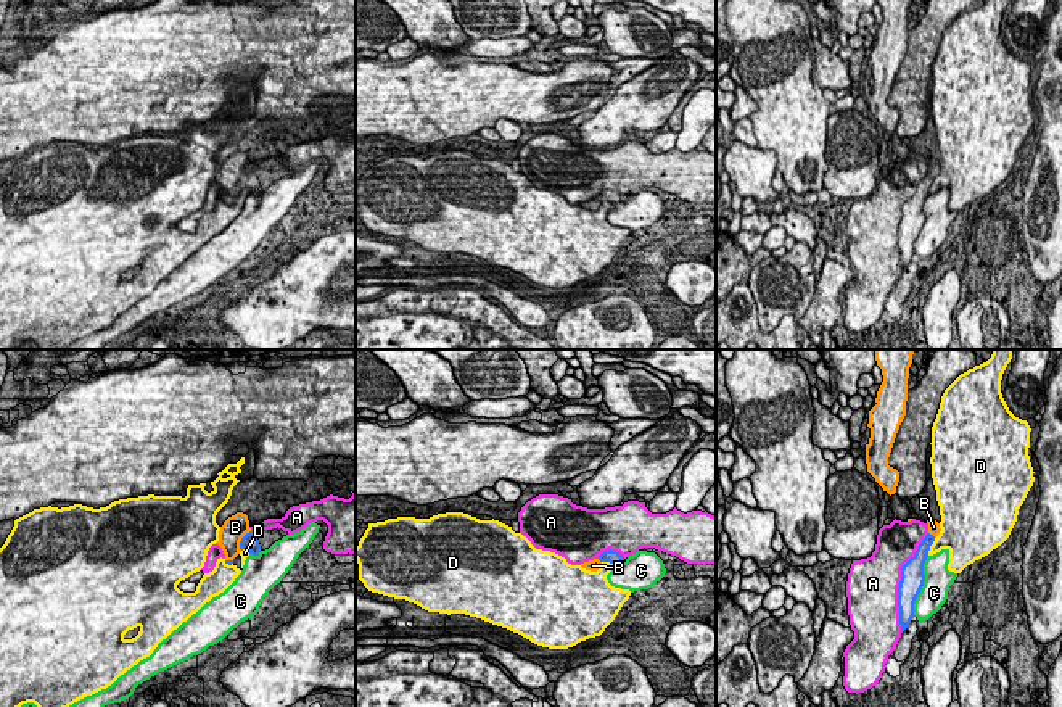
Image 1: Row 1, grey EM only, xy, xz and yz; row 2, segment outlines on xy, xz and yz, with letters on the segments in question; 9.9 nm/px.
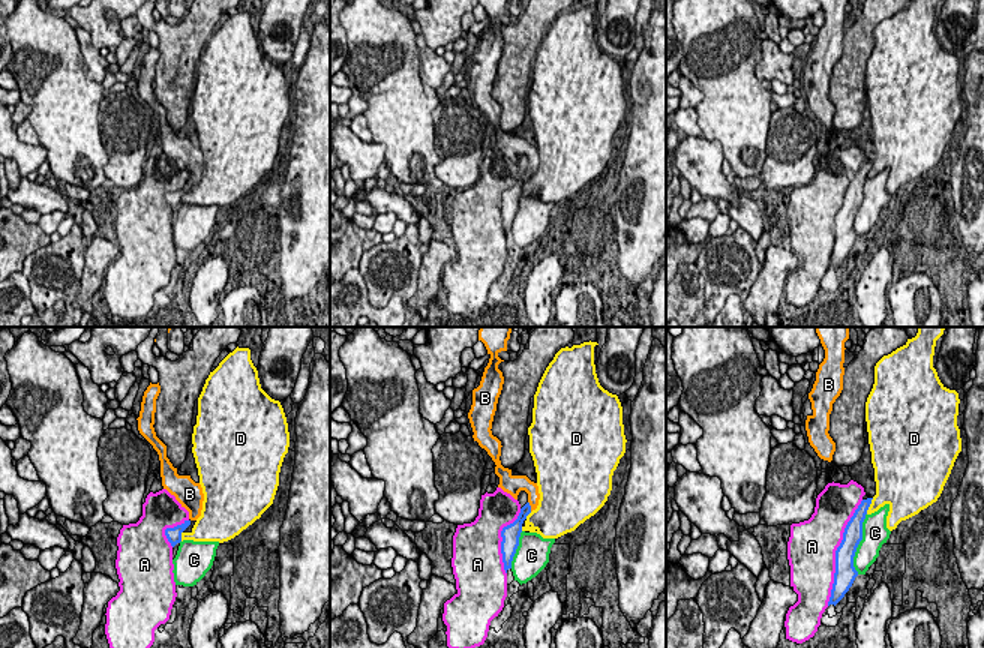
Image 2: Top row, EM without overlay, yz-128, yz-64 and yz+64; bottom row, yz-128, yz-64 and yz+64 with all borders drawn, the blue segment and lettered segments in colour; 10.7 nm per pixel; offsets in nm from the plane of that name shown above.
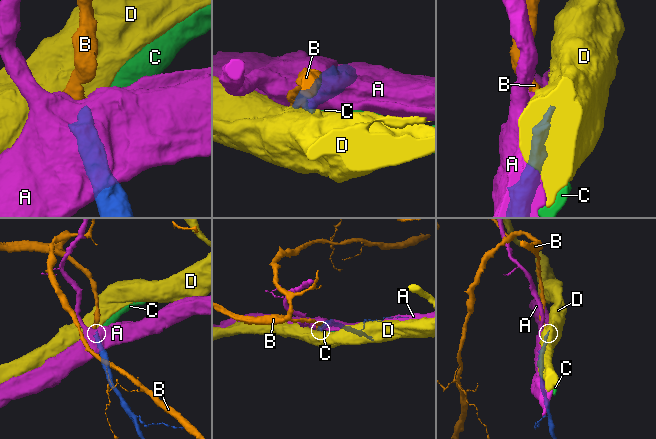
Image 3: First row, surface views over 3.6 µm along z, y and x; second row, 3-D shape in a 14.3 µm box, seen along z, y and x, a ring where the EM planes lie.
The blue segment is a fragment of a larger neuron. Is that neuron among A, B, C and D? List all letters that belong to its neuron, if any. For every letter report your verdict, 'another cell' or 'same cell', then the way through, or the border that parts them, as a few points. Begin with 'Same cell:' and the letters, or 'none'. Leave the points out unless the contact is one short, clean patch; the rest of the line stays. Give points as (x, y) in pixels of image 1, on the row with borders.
Same cell: B
A: another cell
B: same cell | across xy (250, 541), (242, 540), (235, 533), (235, 527)
C: another cell
D: another cell

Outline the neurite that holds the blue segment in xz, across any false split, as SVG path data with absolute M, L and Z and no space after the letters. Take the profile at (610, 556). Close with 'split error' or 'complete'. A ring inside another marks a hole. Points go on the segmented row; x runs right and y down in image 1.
M603 551L597 559L581 564L582 568L597 572L603 562L621 564L623 556L618 551Z; split error

